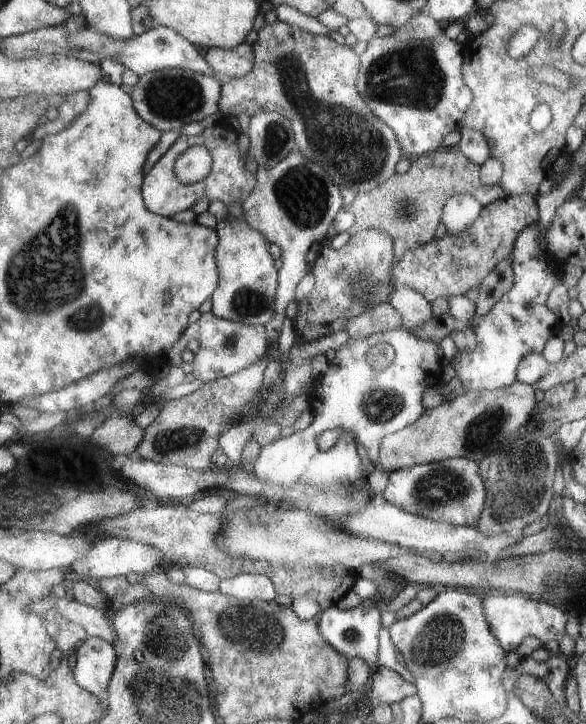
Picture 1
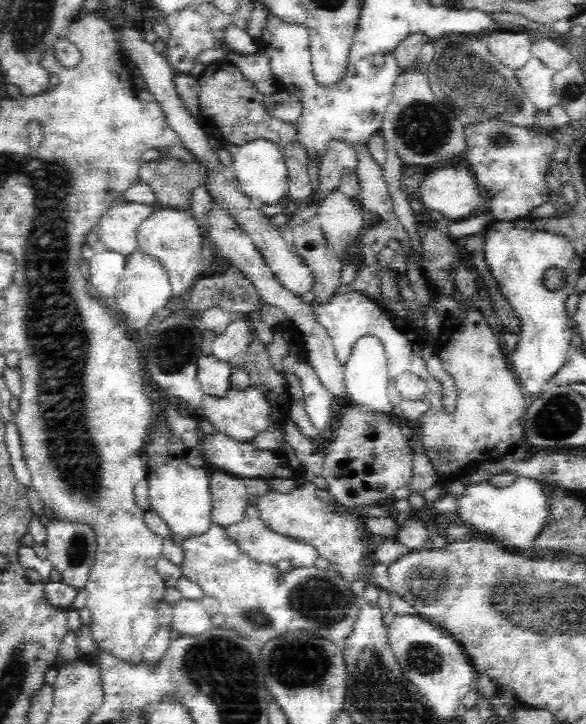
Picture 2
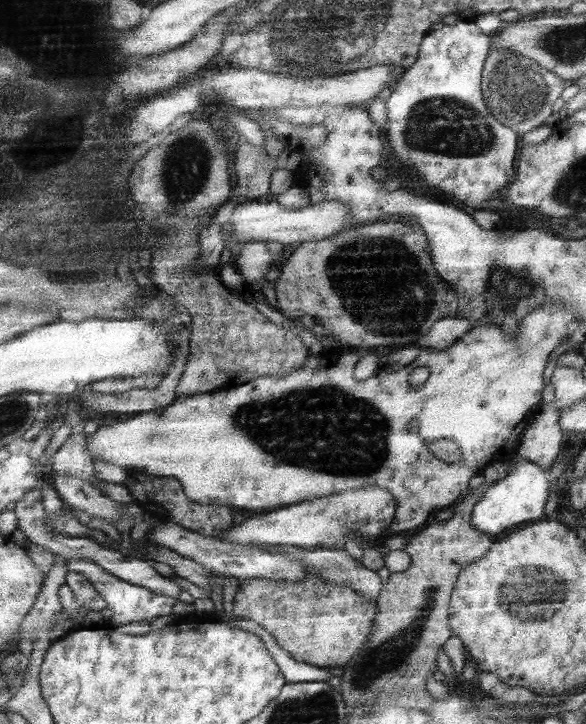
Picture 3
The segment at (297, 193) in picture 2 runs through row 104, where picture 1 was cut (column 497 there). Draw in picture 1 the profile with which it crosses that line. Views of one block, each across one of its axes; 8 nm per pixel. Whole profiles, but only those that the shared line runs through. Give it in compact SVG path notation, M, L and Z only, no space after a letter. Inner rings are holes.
M533 194L523 196L507 196L483 208L483 214L459 234L445 234L443 238L433 238L431 242L407 250L401 260L393 266L391 282L393 292L399 288L411 288L425 296L431 304L437 298L453 298L453 296L467 296L469 290L481 288L485 278L497 268L497 264L509 258L517 246L517 238L535 226L541 218L539 212L539 198Z

